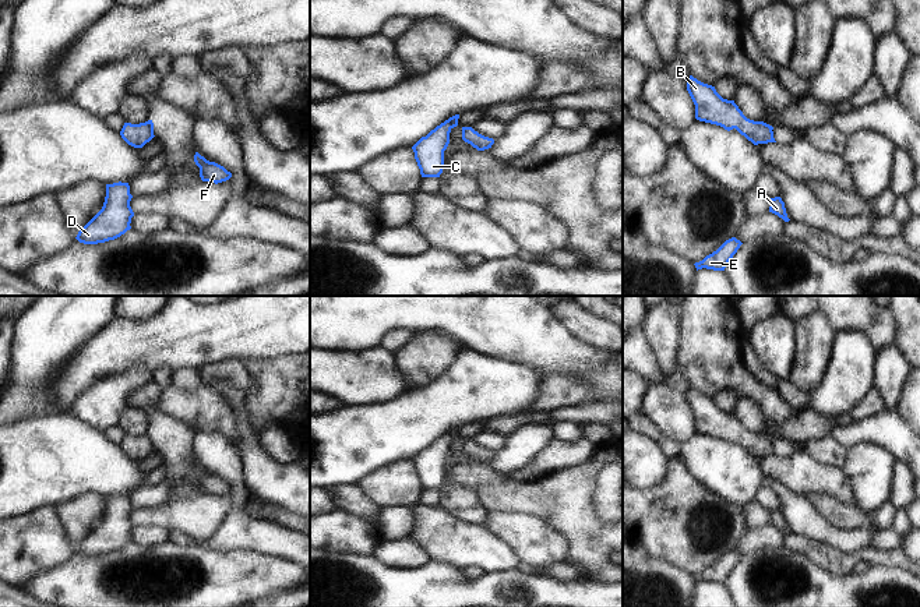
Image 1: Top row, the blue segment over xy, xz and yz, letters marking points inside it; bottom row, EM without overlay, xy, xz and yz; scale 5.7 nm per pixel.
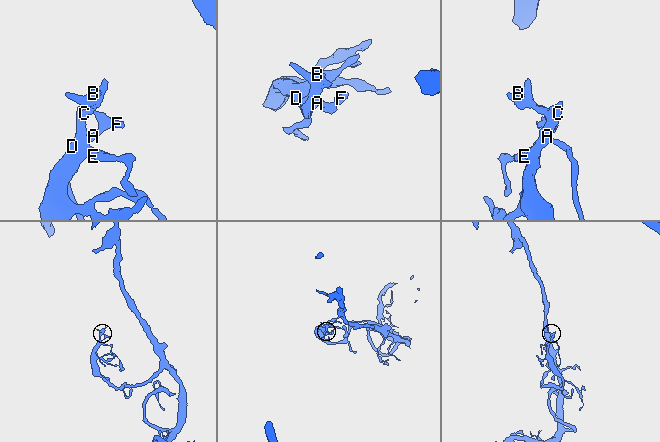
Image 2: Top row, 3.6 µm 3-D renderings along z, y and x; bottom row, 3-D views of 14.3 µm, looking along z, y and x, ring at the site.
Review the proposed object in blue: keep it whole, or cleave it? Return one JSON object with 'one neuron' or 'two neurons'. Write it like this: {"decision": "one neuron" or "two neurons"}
{"decision": "one neuron"}

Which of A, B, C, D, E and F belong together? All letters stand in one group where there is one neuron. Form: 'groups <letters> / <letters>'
groups A B C D E F

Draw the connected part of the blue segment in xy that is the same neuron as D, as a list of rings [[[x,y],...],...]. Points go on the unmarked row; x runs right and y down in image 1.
[[[128,495],[106,497],[102,522],[78,544],[77,553],[98,557],[114,553],[131,541],[134,525],[130,519],[133,508]]]

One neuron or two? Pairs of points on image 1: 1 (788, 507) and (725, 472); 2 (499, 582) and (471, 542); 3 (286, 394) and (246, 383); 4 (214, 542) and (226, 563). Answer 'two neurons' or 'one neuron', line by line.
1: two neurons
2: two neurons
3: two neurons
4: two neurons

